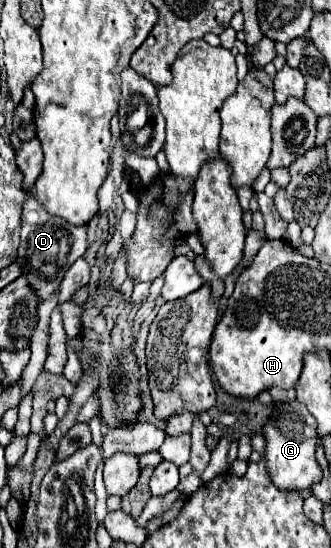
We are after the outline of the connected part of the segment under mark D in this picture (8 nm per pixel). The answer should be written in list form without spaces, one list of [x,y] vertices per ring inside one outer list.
[[[27,194],[21,214],[21,242],[19,242],[17,264],[21,266],[23,276],[27,276],[29,286],[33,288],[39,304],[59,290],[59,284],[67,268],[85,254],[87,250],[85,238],[87,238],[87,226],[73,226],[59,220],[59,216],[51,216],[31,194]]]

